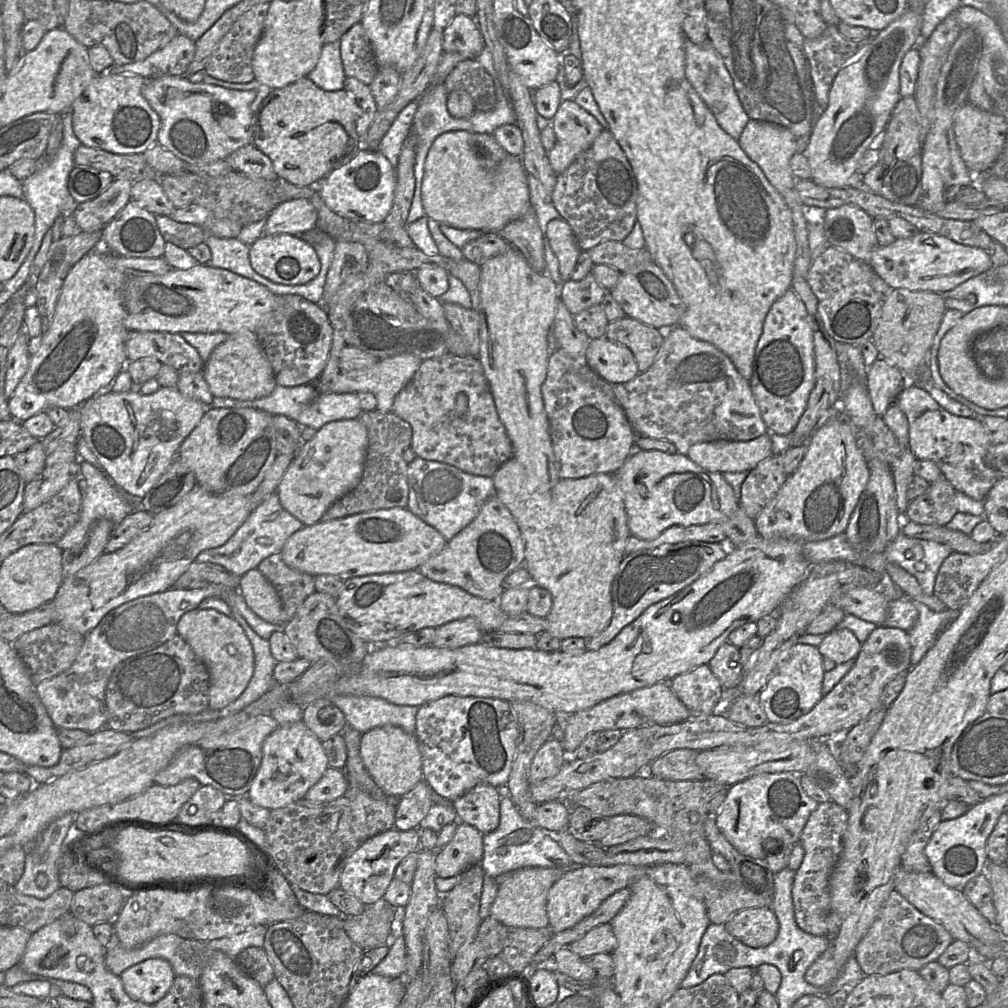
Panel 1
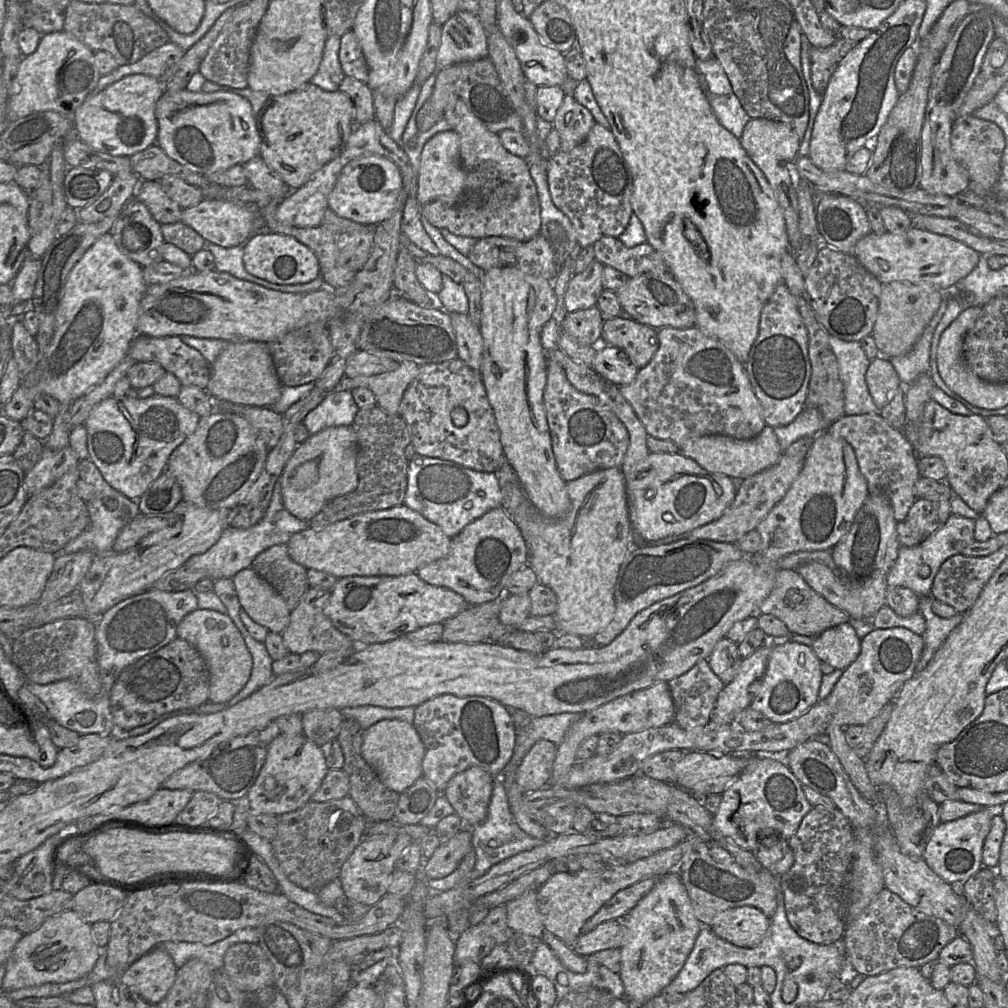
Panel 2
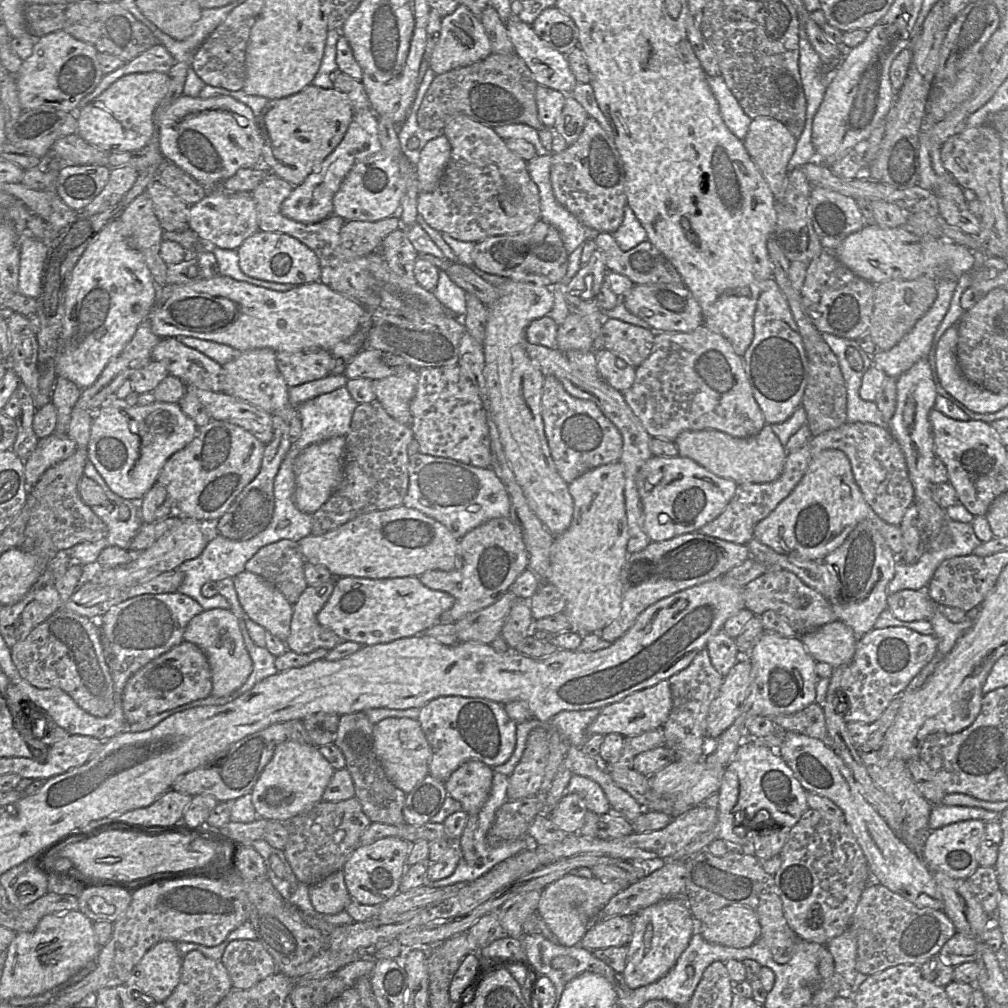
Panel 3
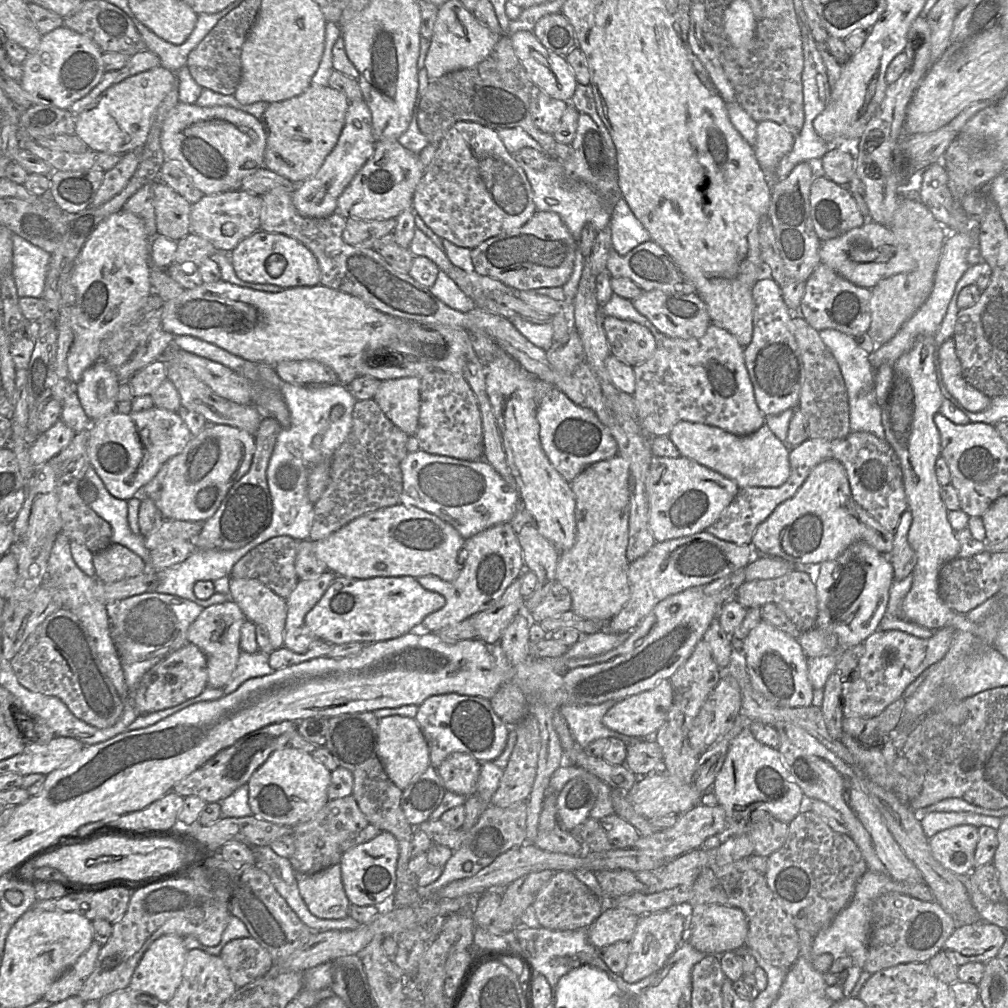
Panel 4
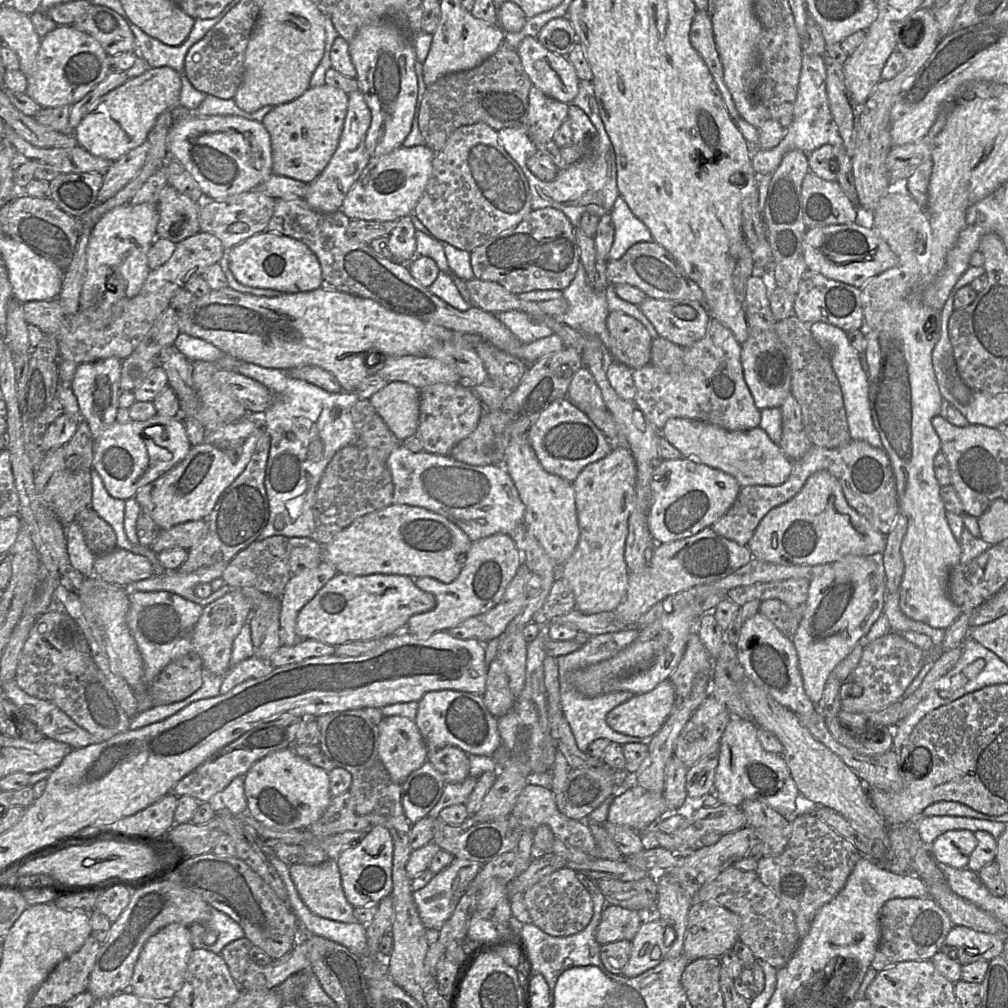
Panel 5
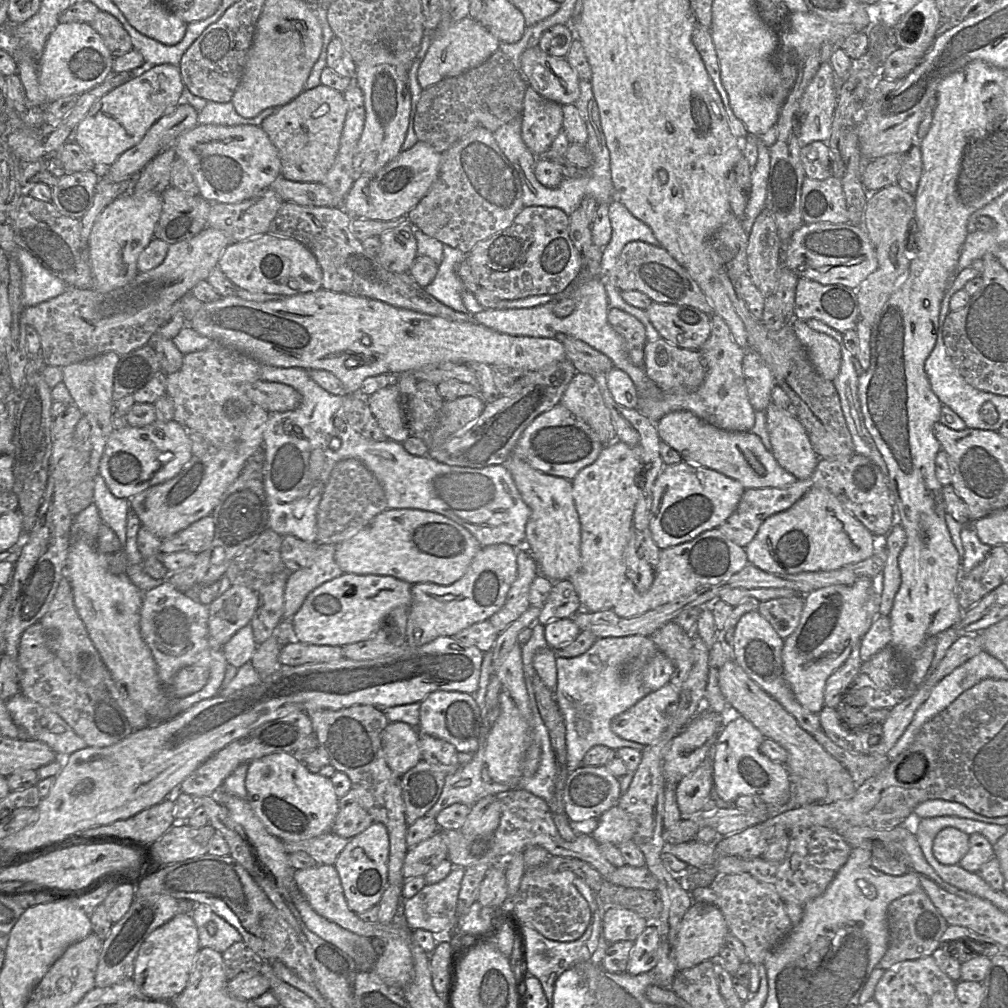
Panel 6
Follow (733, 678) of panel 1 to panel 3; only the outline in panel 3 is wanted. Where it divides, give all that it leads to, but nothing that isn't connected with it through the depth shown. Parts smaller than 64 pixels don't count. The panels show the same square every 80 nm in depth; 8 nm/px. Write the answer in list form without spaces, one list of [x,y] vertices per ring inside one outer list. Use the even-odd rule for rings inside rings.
[[[723,629],[708,640],[706,648],[712,665],[723,677],[740,660],[735,639],[728,636]]]

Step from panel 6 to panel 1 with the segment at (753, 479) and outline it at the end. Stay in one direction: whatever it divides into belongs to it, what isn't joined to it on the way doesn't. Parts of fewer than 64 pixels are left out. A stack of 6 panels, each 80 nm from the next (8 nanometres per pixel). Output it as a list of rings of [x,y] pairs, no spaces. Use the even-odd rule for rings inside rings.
[[[769,431],[750,441],[716,440],[698,442],[693,444],[687,452],[687,457],[700,467],[721,474],[749,472],[754,469],[760,461],[772,455],[772,439]]]

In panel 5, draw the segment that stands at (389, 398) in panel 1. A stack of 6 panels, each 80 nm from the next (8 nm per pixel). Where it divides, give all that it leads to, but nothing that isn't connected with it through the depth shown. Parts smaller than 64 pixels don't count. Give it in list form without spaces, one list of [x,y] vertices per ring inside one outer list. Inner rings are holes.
[[[392,381],[374,393],[369,402],[400,441],[417,434],[419,389],[408,383]]]

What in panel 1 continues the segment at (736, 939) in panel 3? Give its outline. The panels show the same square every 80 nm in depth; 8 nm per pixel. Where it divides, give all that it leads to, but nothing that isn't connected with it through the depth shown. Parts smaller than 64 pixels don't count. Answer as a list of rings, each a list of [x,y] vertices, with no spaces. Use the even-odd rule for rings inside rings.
[[[767,907],[740,910],[724,926],[733,937],[752,948],[768,946],[779,930],[776,915]]]

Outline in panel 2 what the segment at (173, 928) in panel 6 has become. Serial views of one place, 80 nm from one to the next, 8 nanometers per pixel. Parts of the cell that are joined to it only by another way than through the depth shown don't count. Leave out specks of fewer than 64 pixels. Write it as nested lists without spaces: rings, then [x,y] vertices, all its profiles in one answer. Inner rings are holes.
[[[156,946],[131,964],[120,982],[143,999],[158,1004],[174,984],[176,972],[172,957]]]

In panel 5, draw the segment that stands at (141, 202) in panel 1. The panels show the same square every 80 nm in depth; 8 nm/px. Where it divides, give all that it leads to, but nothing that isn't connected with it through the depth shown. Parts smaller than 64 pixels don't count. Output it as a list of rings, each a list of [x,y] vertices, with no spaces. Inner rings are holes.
[[[165,186],[157,203],[159,221],[157,236],[173,243],[200,232],[200,203],[192,201],[172,186]]]

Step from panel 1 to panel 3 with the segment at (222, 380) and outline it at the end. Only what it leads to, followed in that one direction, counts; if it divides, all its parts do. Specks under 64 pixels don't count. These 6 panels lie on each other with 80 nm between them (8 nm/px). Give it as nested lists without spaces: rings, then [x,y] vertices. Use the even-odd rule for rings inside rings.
[[[261,348],[261,349],[253,349],[253,350],[248,350],[248,351],[244,351],[244,352],[240,352],[238,356],[236,356],[235,358],[233,358],[232,360],[230,360],[229,362],[227,362],[226,364],[224,364],[223,366],[223,392],[230,394],[234,397],[237,397],[243,401],[246,401],[264,411],[266,411],[267,413],[269,413],[270,415],[274,415],[275,412],[278,412],[282,409],[287,409],[290,407],[297,407],[297,406],[292,406],[289,402],[289,397],[288,397],[288,389],[289,387],[287,386],[282,374],[280,373],[280,371],[278,370],[278,366],[277,366],[277,361],[276,361],[276,352],[273,351],[272,349],[269,348]]]

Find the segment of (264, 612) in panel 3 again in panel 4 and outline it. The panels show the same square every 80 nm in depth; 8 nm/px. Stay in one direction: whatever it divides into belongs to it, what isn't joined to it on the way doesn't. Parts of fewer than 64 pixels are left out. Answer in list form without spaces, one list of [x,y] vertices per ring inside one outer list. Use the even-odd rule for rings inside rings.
[[[231,578],[230,598],[239,606],[246,619],[267,630],[269,640],[275,650],[284,645],[284,631],[287,618],[286,600],[275,594],[256,579]]]

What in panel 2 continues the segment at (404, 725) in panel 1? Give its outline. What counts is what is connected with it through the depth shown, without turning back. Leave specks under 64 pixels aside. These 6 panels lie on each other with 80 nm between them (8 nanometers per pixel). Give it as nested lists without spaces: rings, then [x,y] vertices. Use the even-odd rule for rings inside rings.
[[[359,706],[340,710],[344,718],[353,719],[364,729],[381,720],[397,719],[408,723],[414,722],[416,707],[383,708],[377,706]]]

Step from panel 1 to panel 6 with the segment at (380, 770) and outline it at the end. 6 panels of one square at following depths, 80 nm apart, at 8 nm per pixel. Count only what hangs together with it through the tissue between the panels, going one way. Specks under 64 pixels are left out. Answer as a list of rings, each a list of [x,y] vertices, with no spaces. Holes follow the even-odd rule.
[[[389,722],[381,744],[387,765],[399,777],[422,760],[418,729],[407,723]]]

